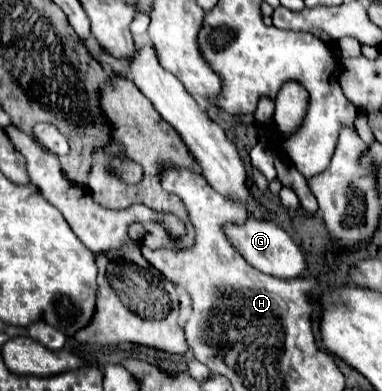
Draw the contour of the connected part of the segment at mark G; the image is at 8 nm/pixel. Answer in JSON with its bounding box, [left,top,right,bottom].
[224,217,306,279]

